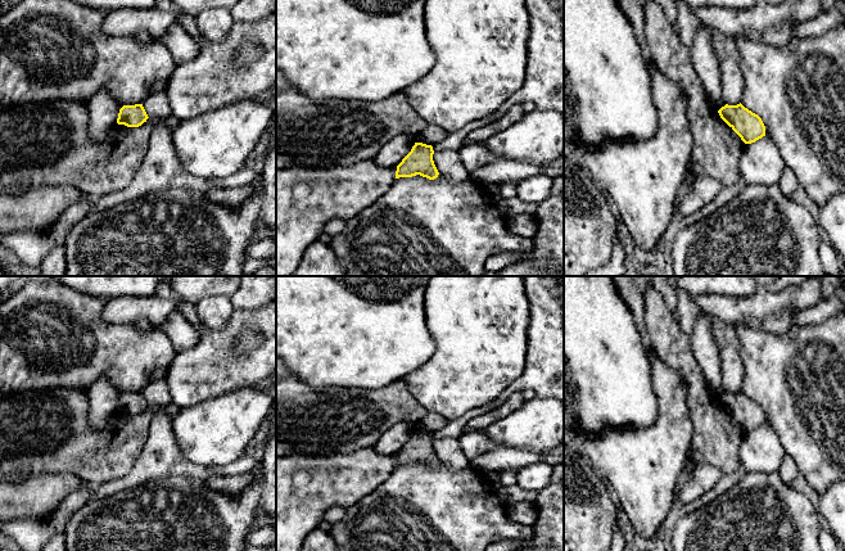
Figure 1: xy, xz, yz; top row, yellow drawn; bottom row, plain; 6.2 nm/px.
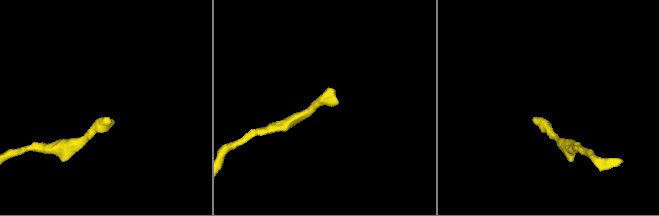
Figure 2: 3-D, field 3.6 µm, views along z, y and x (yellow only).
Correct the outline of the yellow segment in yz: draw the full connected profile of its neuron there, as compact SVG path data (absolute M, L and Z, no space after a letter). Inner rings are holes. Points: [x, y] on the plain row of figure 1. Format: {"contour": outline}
{"contour": "M741 390L737 393L726 392L718 401L745 432L755 430L765 424L765 414L762 406Z"}

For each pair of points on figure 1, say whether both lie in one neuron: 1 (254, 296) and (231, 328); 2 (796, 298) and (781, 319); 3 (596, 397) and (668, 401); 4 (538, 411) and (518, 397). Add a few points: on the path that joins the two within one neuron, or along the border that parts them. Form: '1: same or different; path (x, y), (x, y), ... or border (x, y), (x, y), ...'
1: different; border (262, 306), (234, 310)
2: same; path (791, 303), (781, 314)
3: different; border (650, 371), (656, 416), (650, 425), (642, 428)
4: different; border (524, 401), (519, 407), (498, 419)

